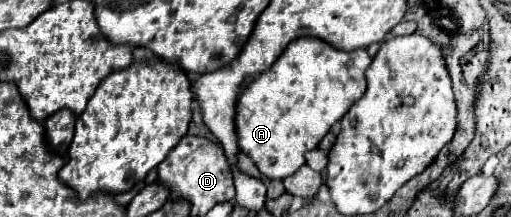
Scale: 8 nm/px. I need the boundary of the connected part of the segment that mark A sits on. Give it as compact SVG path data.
M301 37L297 41L291 41L285 53L281 53L281 57L273 63L273 67L261 73L249 87L245 87L237 101L235 123L241 151L247 153L259 167L259 171L269 179L285 179L293 175L301 165L305 165L305 153L315 149L331 131L331 127L341 121L349 107L363 97L367 89L365 71L369 69L369 65L371 57L365 49L345 53L317 37Z

